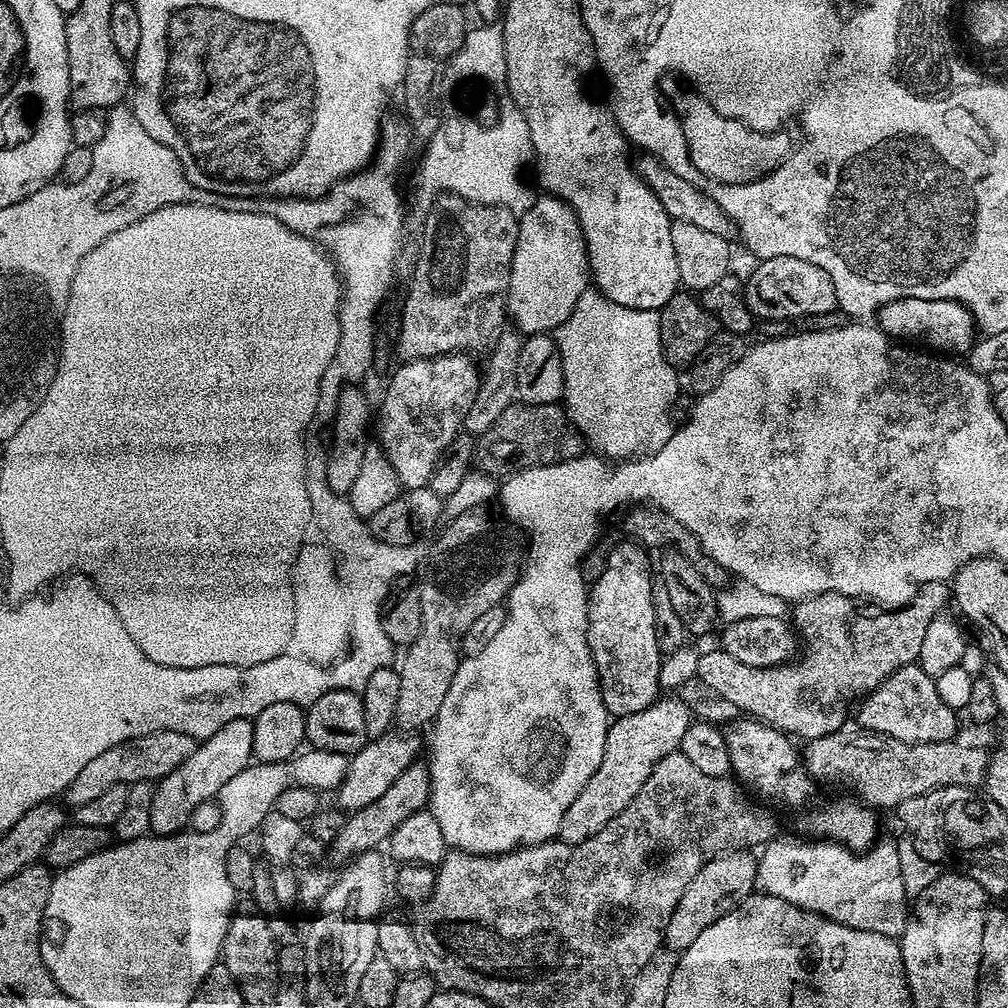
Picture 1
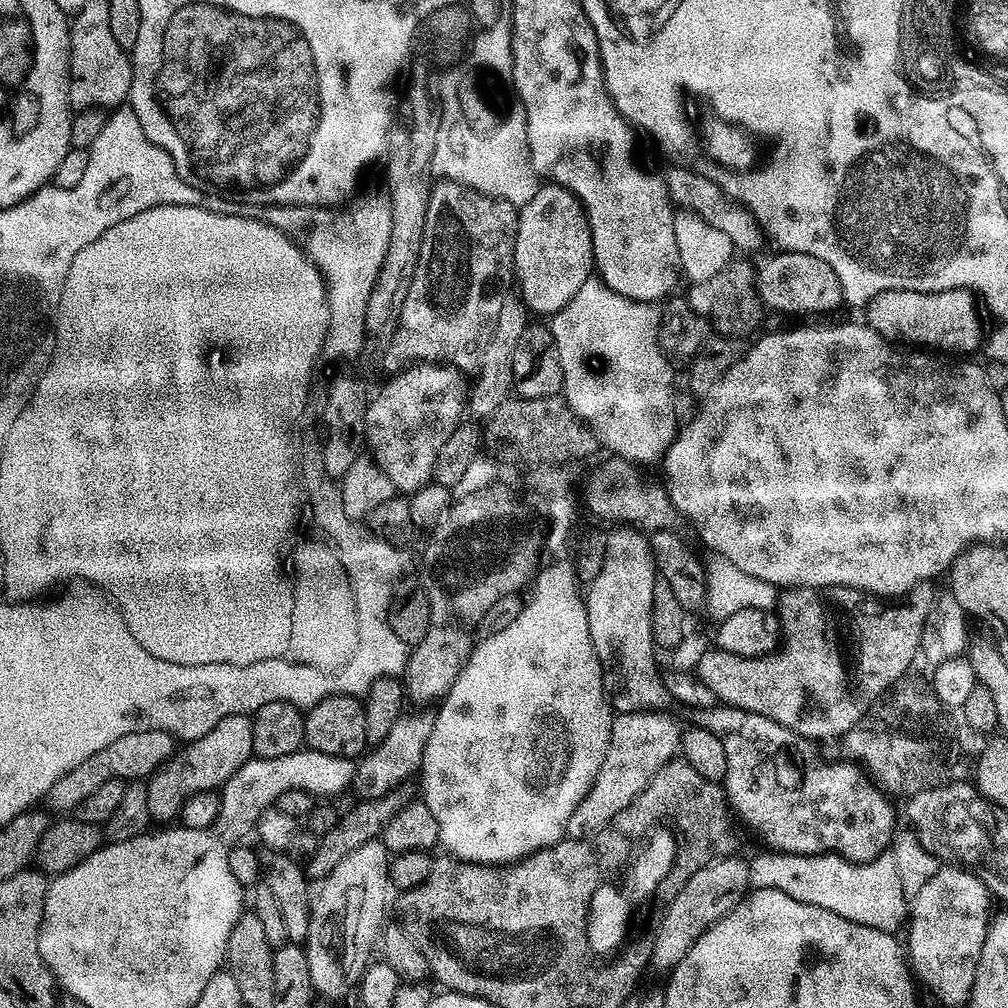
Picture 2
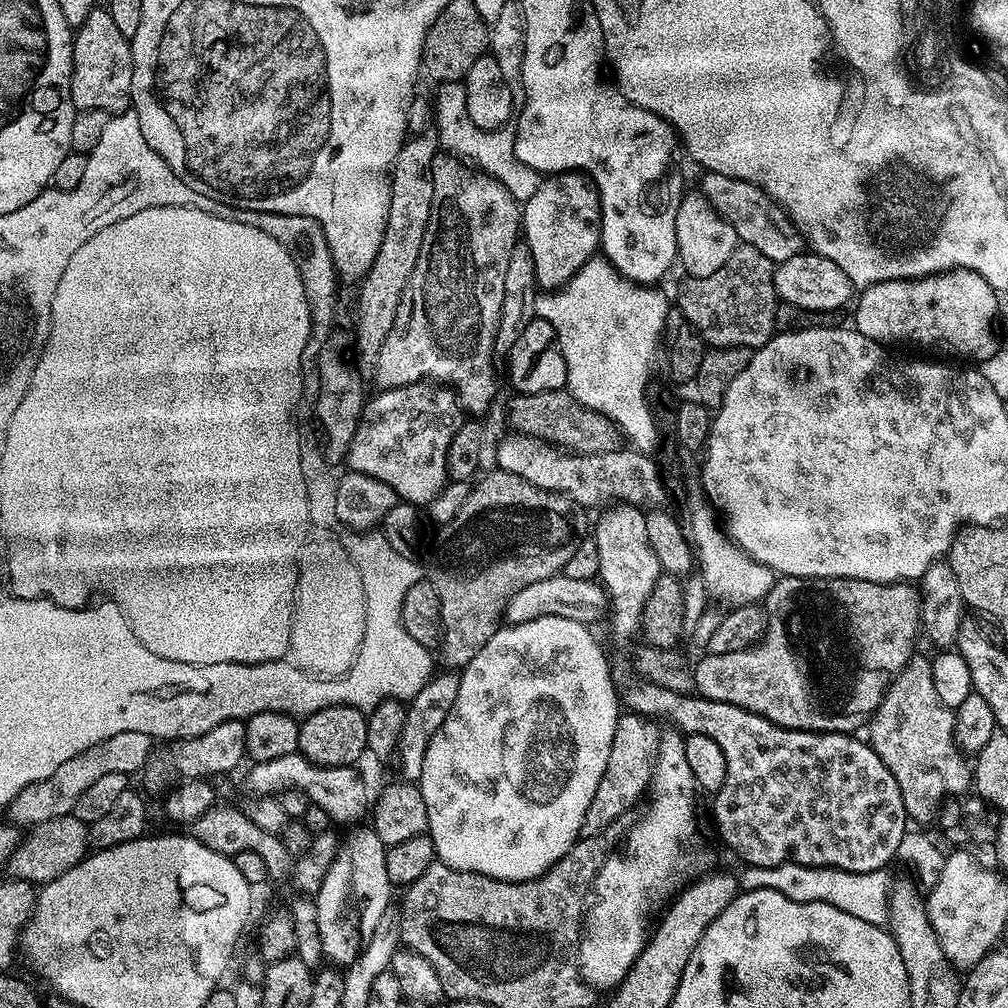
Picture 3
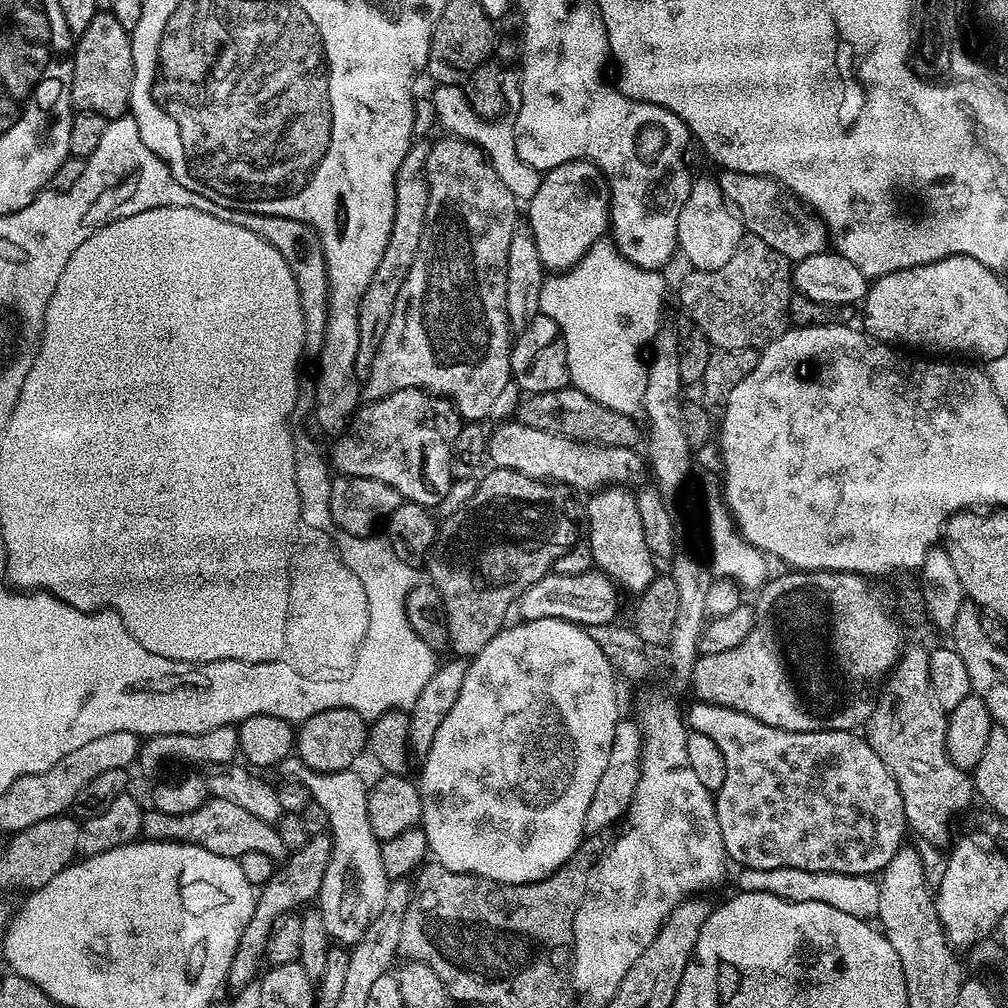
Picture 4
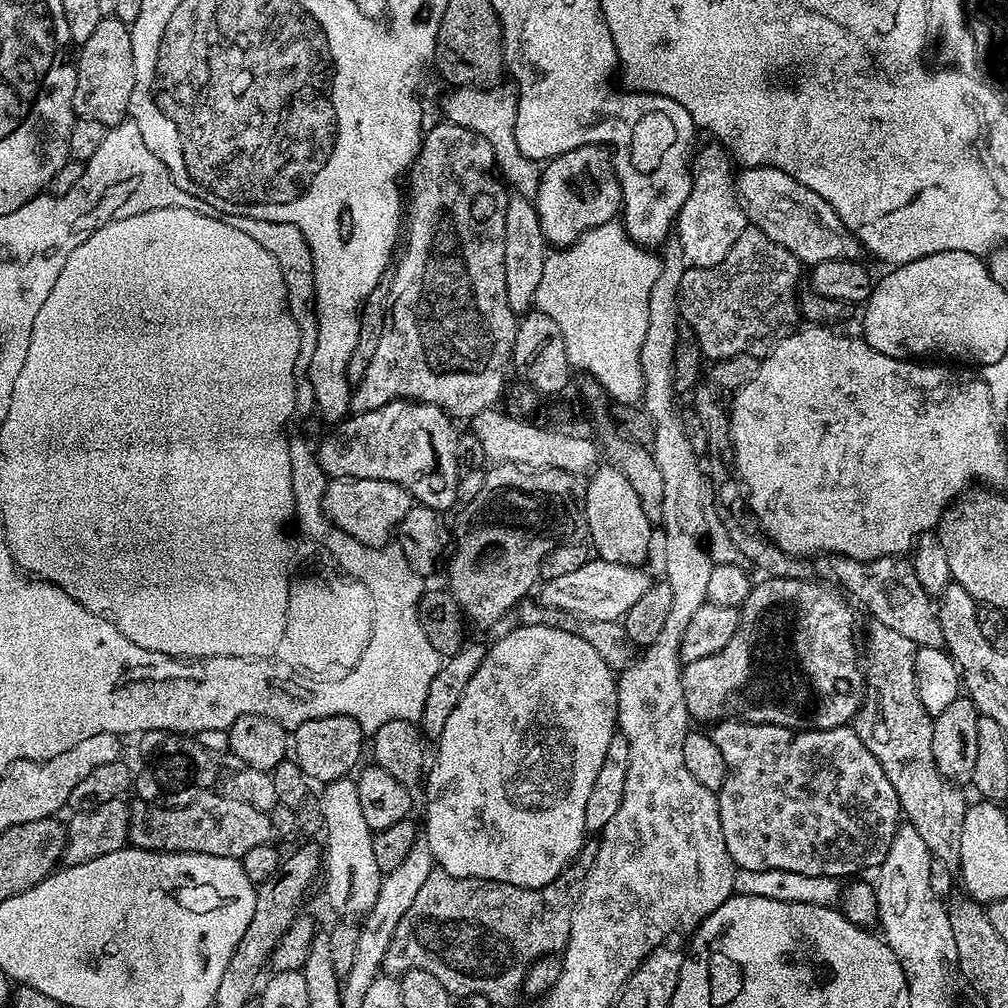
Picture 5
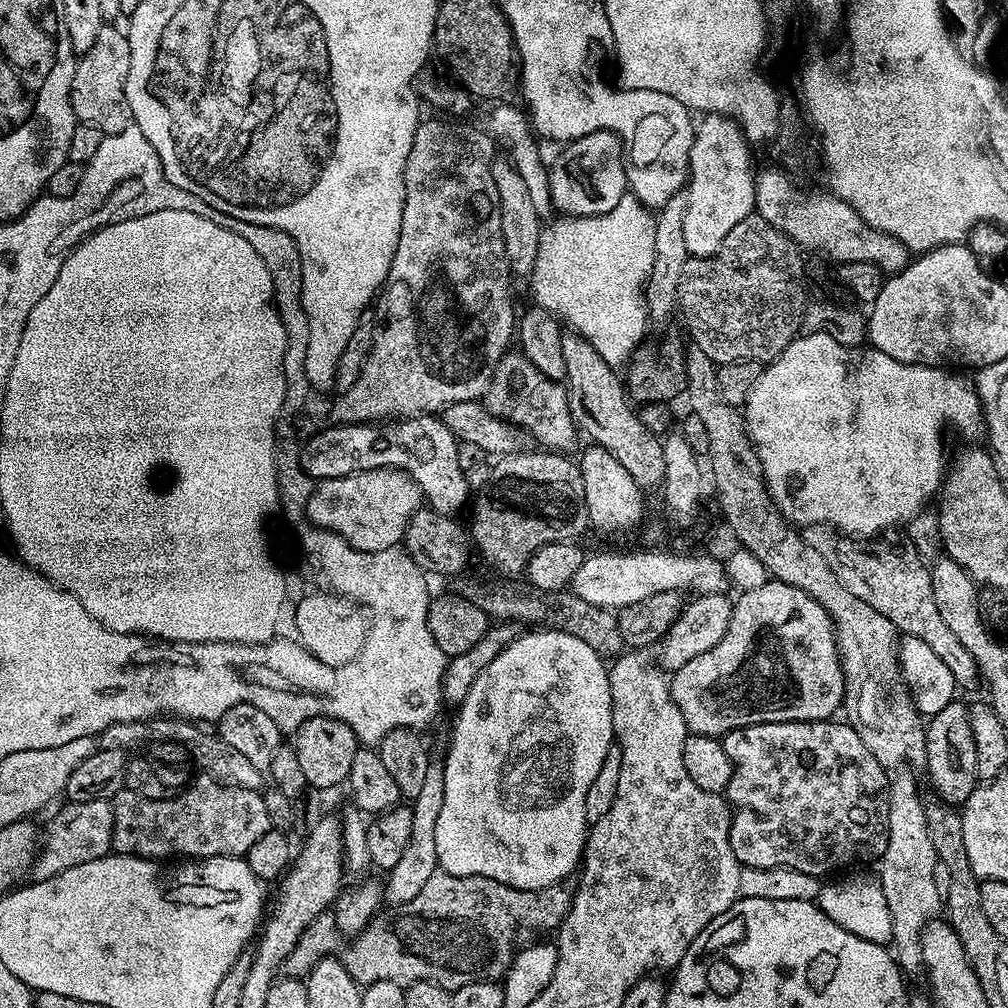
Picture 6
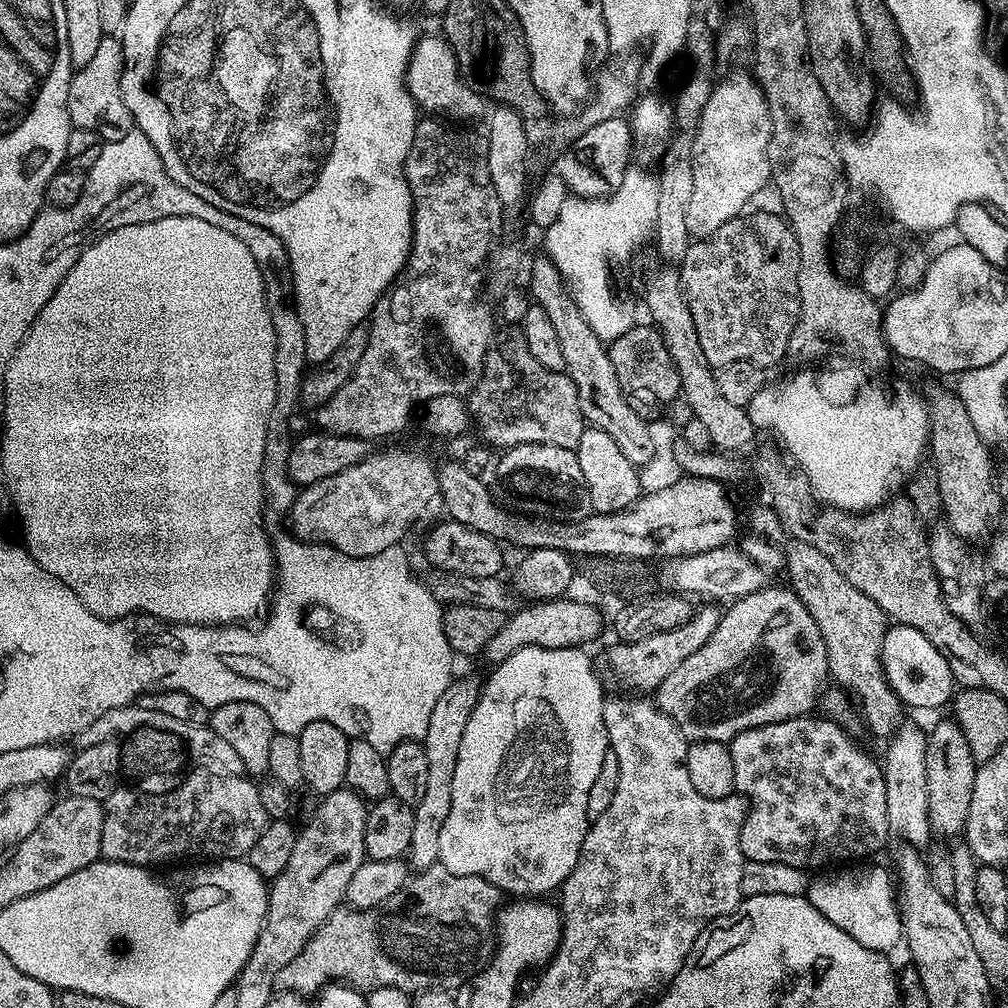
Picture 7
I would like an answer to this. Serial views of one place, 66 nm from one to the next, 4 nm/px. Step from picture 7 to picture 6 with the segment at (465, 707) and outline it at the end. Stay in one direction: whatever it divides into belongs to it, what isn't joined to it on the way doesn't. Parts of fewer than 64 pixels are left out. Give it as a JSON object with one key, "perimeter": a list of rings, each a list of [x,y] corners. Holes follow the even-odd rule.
{"perimeter":[[[440,762],[429,763],[426,770],[426,783],[416,800],[411,801],[410,807],[413,814],[410,838],[402,858],[394,867],[386,872],[384,884],[385,901],[392,906],[399,906],[410,902],[422,886],[438,871],[438,849],[434,847],[434,829],[438,826],[438,813],[442,810],[442,798],[444,797],[444,765]]]}

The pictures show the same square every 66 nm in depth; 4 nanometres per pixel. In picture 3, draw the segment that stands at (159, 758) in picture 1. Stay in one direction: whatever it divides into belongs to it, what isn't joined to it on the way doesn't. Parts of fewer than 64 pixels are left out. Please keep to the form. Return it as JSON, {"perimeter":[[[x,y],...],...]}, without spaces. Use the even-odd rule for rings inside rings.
{"perimeter":[[[126,730],[126,734],[114,734],[114,738],[106,738],[98,746],[70,758],[70,762],[62,762],[50,778],[37,784],[31,784],[26,790],[19,792],[6,809],[7,819],[17,826],[35,826],[42,822],[50,822],[50,818],[62,818],[72,813],[74,802],[82,798],[82,793],[103,778],[105,774],[126,774],[131,777],[139,773],[144,763],[151,758],[154,741],[151,736],[138,734],[135,730]]]}

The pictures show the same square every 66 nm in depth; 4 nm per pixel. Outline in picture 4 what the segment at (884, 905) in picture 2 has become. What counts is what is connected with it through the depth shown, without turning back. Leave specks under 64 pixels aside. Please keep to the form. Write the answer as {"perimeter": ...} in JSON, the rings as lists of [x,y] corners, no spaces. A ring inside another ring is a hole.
{"perimeter":[[[740,868],[737,873],[735,887],[741,892],[765,892],[790,902],[826,902],[826,906],[834,906],[838,910],[843,910],[845,914],[854,914],[861,918],[875,917],[878,912],[880,885],[872,876],[847,876],[793,868],[778,870]]]}

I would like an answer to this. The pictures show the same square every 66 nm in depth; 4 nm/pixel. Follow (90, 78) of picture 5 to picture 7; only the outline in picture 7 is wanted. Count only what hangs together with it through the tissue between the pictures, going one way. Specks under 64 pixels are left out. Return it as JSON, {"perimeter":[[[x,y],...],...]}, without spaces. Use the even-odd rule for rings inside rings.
{"perimeter":[[[105,34],[91,62],[75,69],[68,87],[68,113],[73,128],[90,130],[101,141],[117,140],[133,131],[134,121],[122,94],[124,73],[124,41],[119,35]]]}

